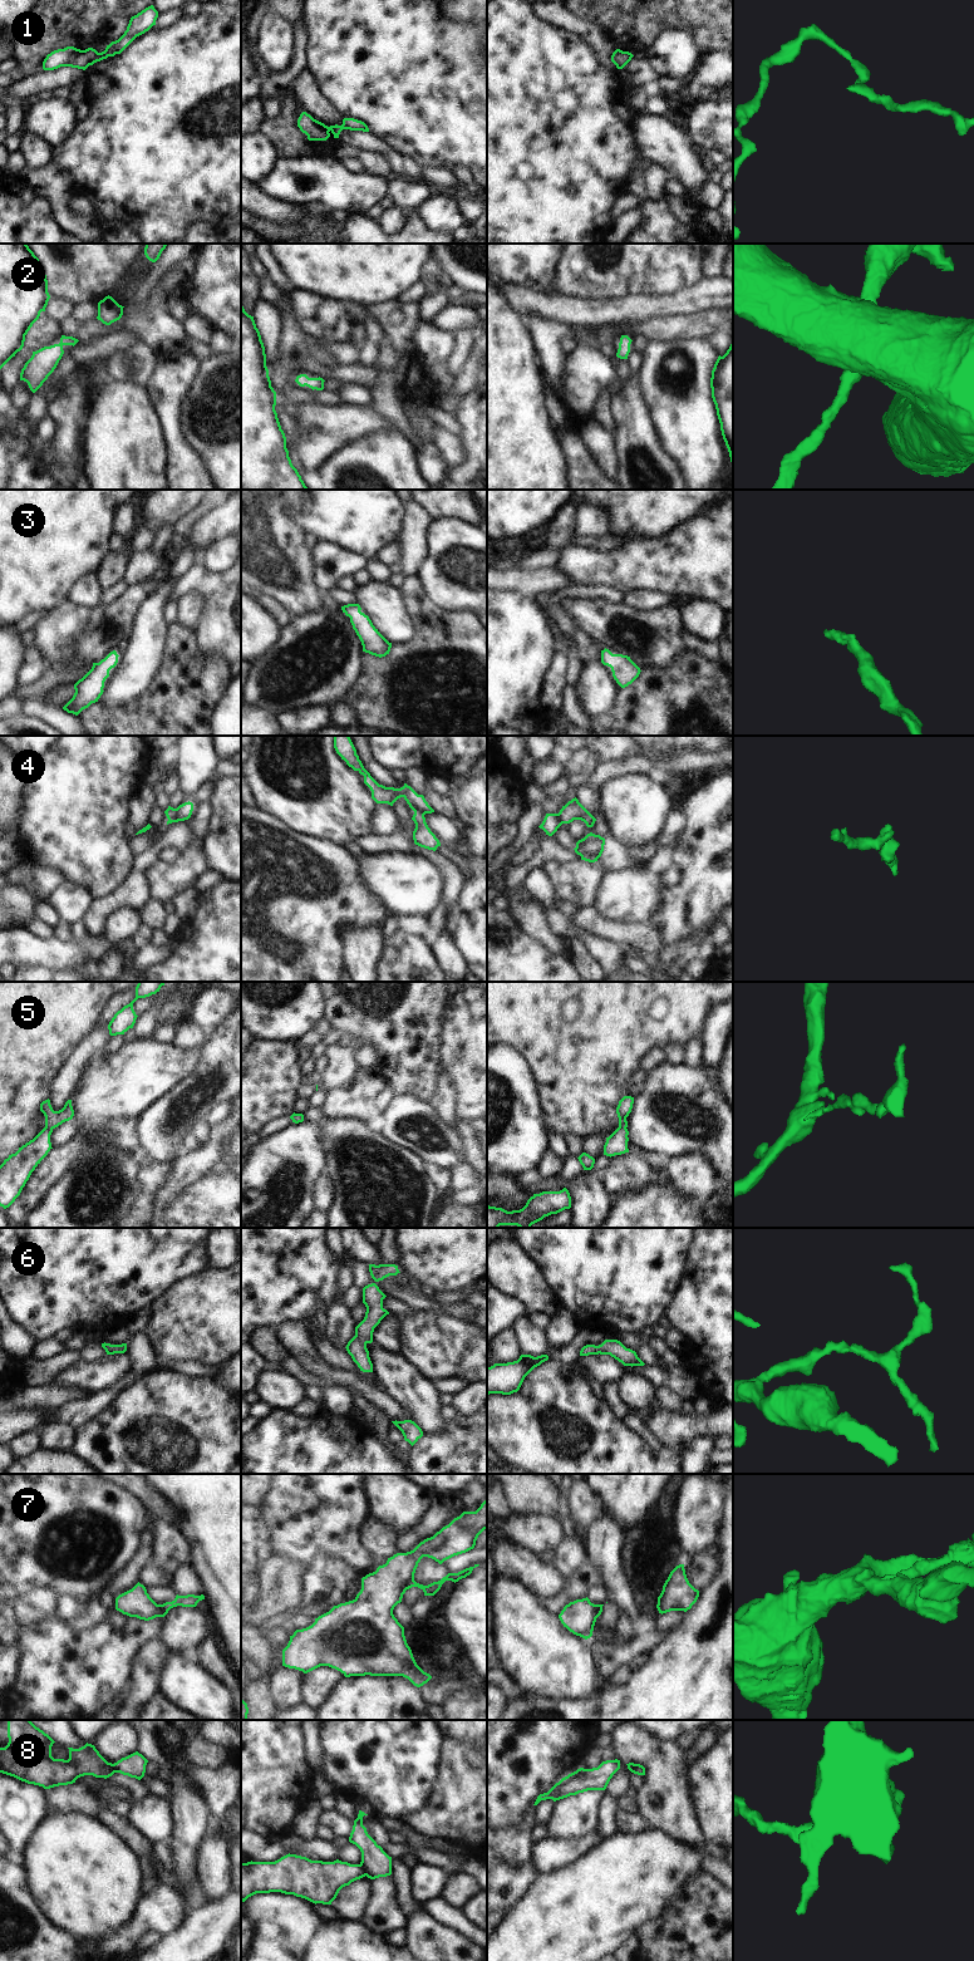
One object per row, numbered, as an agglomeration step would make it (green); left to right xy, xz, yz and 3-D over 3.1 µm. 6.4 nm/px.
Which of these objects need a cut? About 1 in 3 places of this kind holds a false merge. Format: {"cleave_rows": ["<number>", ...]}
{"cleave_rows": ["4", "7", "8"]}

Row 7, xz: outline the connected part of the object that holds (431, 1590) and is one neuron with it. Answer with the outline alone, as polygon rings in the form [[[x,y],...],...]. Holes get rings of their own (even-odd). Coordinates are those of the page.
[[[474,1564],[473,1567],[469,1567],[469,1568],[466,1568],[458,1573],[448,1573],[446,1577],[443,1577],[441,1581],[438,1582],[433,1582],[428,1586],[423,1586],[423,1584],[419,1584],[417,1583],[414,1579],[410,1581],[408,1584],[407,1584],[407,1589],[412,1588],[412,1587],[418,1587],[420,1588],[423,1592],[424,1592],[424,1596],[434,1596],[442,1587],[442,1584],[446,1582],[446,1581],[452,1581],[452,1582],[458,1582],[459,1579],[462,1578],[466,1578],[467,1576],[469,1576],[472,1573],[472,1571],[478,1567],[479,1564]]]

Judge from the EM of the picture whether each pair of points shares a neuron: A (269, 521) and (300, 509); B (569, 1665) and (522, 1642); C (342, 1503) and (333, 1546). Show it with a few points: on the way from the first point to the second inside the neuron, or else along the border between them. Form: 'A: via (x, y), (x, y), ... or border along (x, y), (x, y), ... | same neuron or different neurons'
A: border along (283, 502), (284, 511), (305, 532) | different neurons
B: via (557, 1665), (544, 1659), (534, 1649) | same neuron
C: via (338, 1513), (338, 1536) | same neuron

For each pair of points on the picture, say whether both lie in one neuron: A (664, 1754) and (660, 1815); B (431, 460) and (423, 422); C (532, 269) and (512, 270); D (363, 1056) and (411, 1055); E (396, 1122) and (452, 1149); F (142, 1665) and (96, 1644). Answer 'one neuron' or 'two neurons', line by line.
A: one neuron
B: one neuron
C: one neuron
D: two neurons
E: one neuron
F: two neurons

